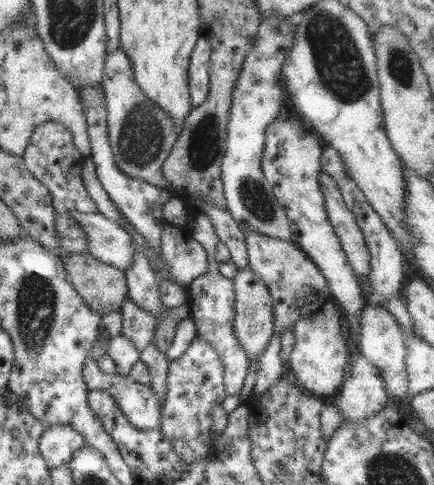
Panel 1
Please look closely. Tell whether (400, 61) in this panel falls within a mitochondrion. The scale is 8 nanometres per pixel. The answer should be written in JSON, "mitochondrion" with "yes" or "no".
{"mitochondrion":"yes"}

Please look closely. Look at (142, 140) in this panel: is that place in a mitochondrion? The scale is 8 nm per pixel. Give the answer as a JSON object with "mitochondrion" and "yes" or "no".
{"mitochondrion":"yes"}

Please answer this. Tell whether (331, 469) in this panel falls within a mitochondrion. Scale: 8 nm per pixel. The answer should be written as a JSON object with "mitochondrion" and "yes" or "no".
{"mitochondrion":"no"}

